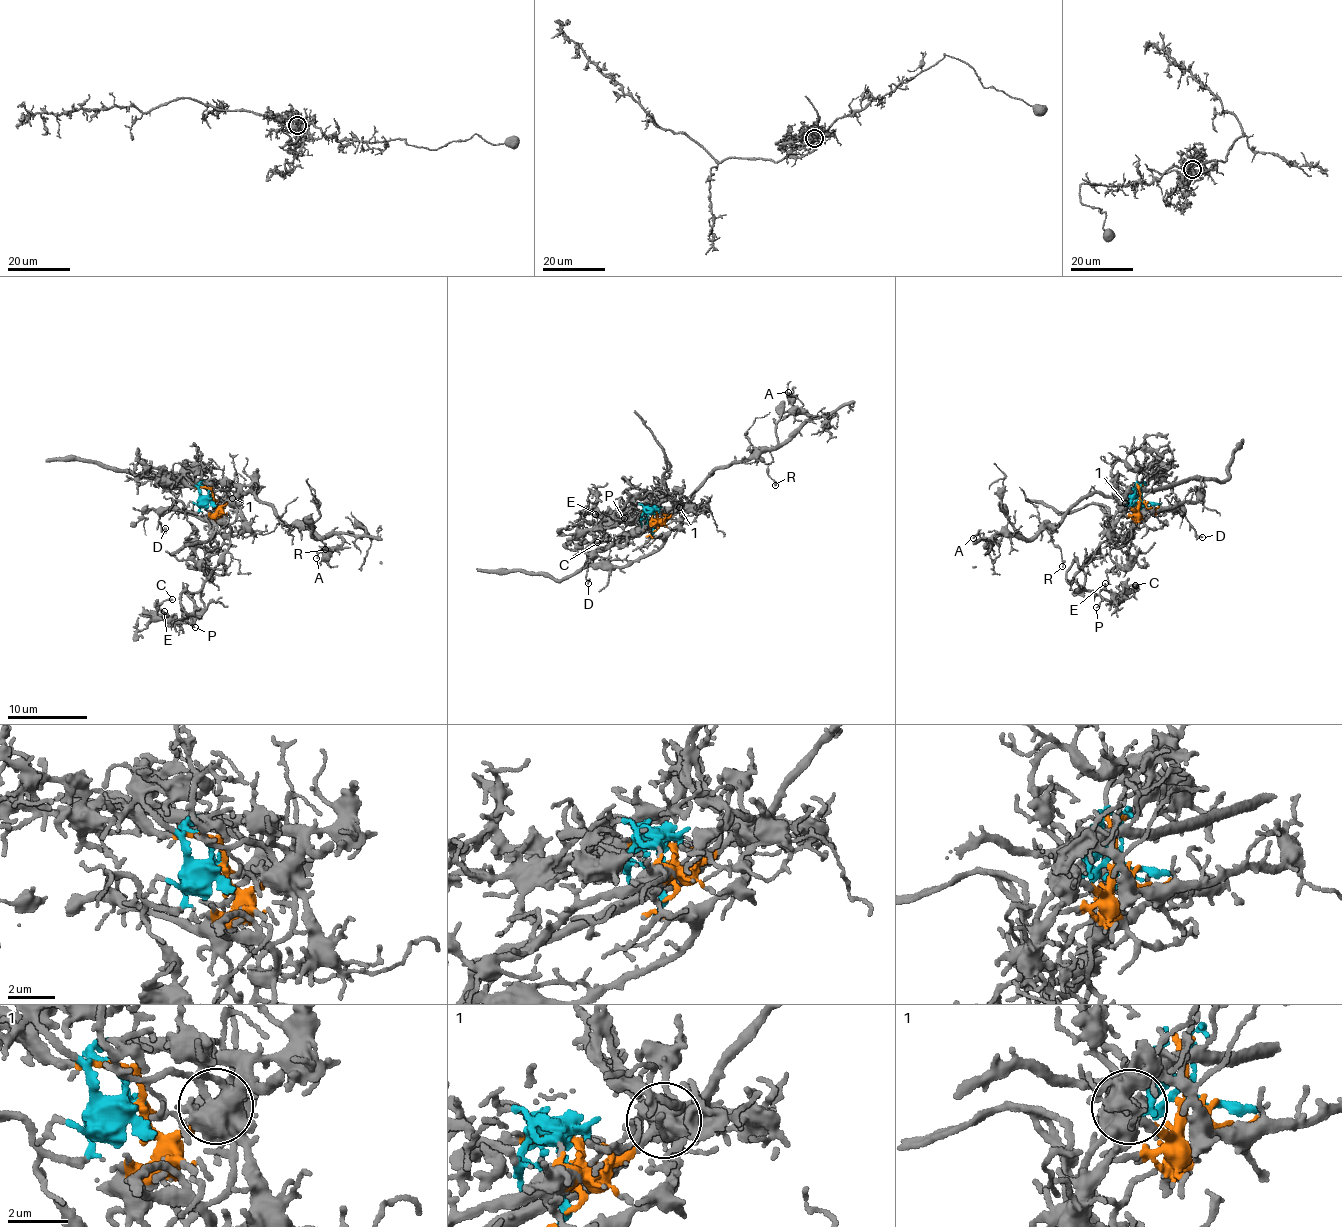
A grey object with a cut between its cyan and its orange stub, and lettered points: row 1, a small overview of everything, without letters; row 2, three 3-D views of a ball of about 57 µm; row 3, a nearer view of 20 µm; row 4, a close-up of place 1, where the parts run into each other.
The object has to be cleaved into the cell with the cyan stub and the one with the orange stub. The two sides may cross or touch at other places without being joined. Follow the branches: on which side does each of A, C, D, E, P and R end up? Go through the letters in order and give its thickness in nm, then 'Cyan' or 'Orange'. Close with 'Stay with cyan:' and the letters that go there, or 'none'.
A: Thickness 170 nm. Orange
C: Thickness 160 nm. Cyan
D: Thickness 160 nm. Orange
E: Thickness 190 nm. Cyan
P: Thickness 150 nm. Cyan
R: Thickness 180 nm. Orange
Stay with cyan: C, E, P

